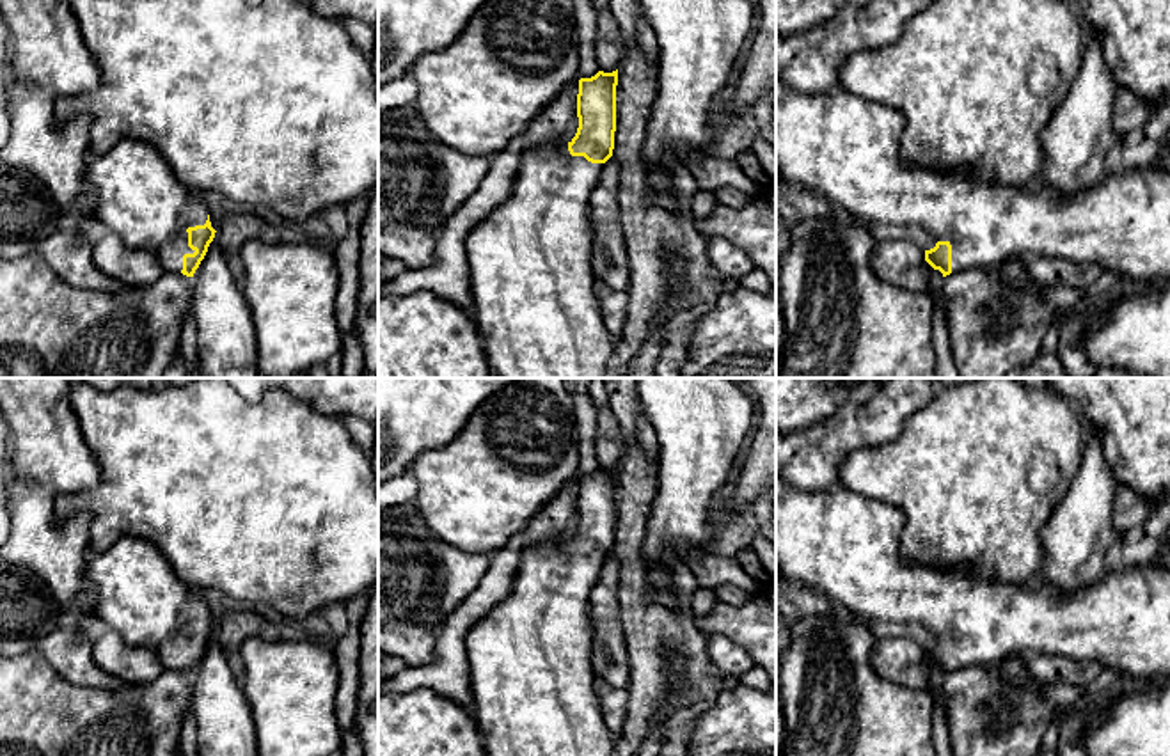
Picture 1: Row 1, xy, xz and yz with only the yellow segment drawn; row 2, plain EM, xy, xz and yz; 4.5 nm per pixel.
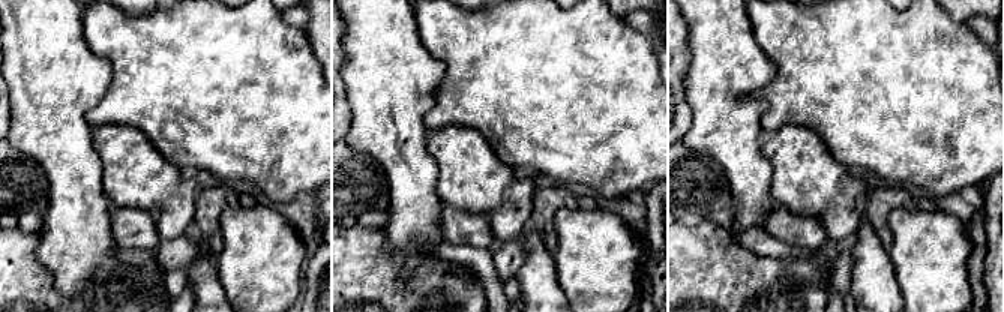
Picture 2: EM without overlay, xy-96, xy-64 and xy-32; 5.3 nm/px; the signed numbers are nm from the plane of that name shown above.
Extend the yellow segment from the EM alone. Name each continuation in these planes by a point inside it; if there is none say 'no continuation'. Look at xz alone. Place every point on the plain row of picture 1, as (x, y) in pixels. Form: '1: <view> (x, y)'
1: xz (533, 689)

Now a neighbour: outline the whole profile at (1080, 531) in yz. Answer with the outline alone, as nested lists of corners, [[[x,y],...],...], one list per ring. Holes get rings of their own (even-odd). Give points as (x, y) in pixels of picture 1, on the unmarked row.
[[[1083,422],[1083,461],[1040,532],[1046,559],[1035,584],[1074,593],[1101,580],[1108,571],[1104,555],[1120,539],[1113,516],[1120,488],[1099,433]]]

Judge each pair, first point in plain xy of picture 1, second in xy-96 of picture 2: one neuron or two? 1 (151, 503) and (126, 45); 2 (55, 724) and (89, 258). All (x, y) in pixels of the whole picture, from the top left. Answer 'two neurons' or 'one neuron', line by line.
1: one neuron
2: two neurons

